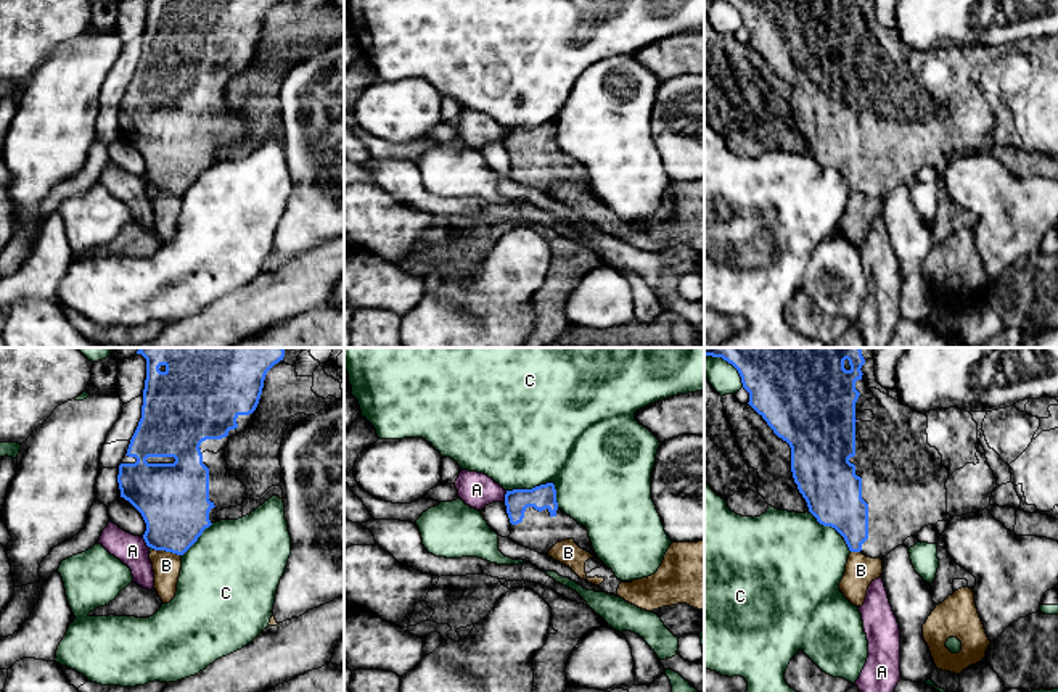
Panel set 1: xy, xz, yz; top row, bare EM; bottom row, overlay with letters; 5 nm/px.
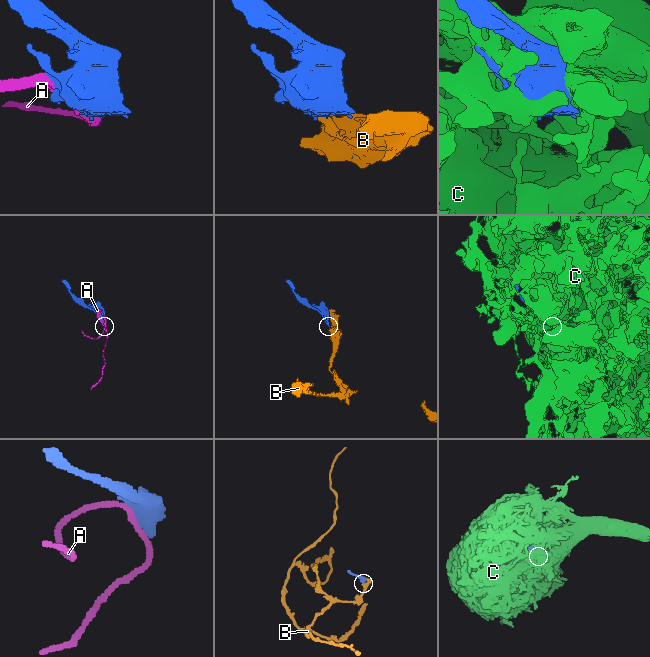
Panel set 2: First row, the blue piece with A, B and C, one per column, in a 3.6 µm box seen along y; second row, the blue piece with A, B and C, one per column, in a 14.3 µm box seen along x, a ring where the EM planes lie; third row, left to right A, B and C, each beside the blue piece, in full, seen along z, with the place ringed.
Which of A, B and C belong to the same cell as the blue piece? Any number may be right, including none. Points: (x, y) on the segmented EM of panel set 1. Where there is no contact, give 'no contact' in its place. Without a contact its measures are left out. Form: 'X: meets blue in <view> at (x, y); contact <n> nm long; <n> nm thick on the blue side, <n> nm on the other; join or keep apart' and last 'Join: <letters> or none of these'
A: meets blue in xz at (505, 496); contact 60 nm long; 120 nm thick on the blue side, 180 nm on the other; keep apart
B: meets blue in xy at (168, 551); contact 150 nm long; 360 nm thick on the blue side, 140 nm on the other; keep apart
C: meets blue in xz at (542, 485); contact 280 nm long; 120 nm thick on the blue side, 500 nm on the other; keep apart
Join: none of these

